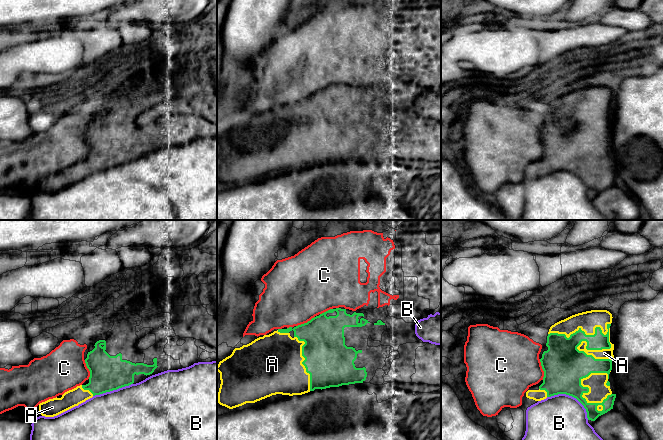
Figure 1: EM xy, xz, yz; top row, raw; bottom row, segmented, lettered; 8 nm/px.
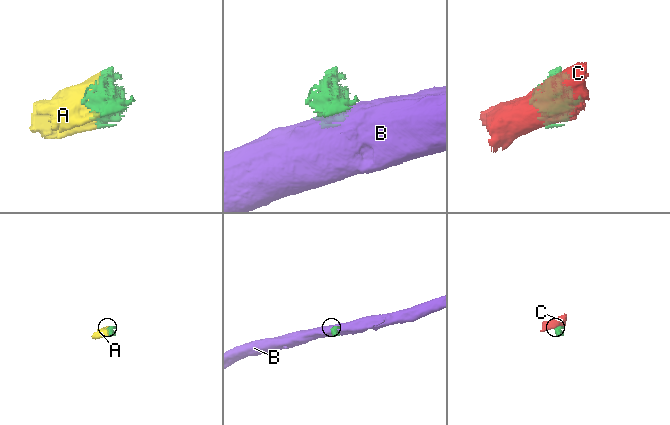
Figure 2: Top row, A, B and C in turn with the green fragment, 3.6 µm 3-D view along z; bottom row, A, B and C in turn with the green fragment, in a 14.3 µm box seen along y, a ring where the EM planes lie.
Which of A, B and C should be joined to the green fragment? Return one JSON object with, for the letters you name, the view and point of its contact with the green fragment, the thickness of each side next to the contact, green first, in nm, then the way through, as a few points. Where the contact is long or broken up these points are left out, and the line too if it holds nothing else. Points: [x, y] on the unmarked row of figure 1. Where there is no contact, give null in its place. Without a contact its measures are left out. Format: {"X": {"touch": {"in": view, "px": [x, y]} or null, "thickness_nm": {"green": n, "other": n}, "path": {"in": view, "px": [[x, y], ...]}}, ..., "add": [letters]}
{"A": {"touch": {"in": "yz", "px": [610, 122]}, "thickness_nm": {"green": 160, "other": 80}}, "add": ["A"]}

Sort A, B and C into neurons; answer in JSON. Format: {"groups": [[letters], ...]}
{"groups": [["A"], ["B"], ["C"]]}

